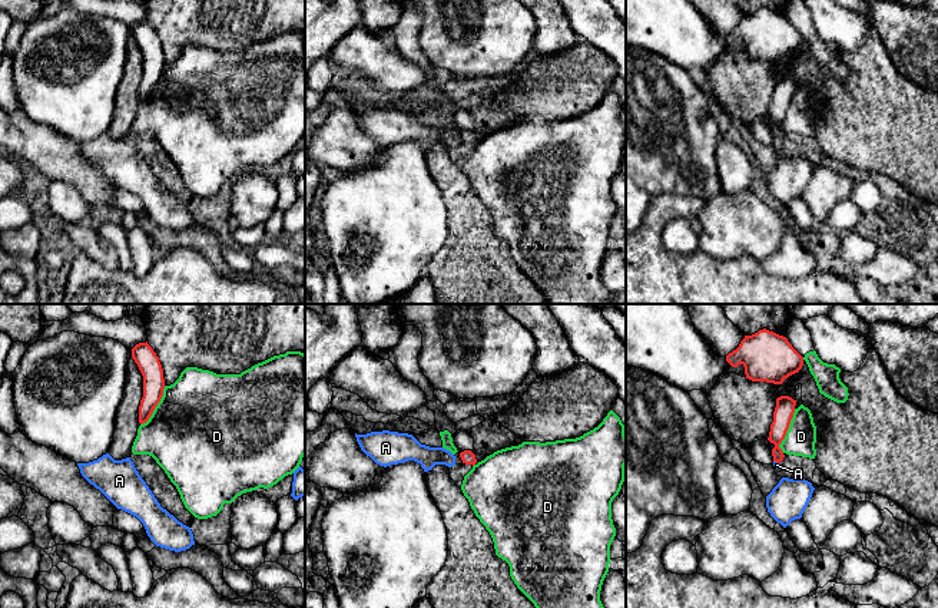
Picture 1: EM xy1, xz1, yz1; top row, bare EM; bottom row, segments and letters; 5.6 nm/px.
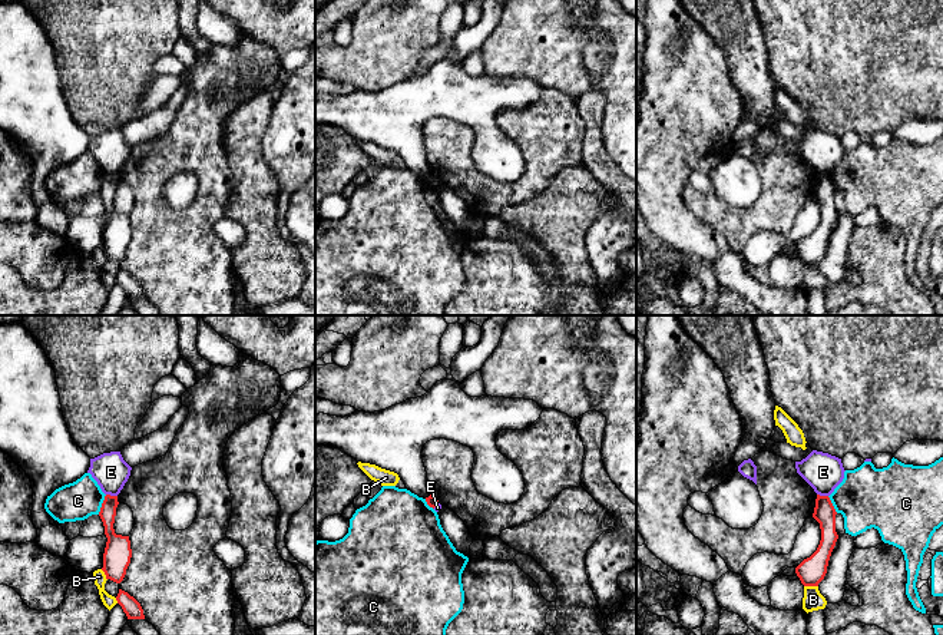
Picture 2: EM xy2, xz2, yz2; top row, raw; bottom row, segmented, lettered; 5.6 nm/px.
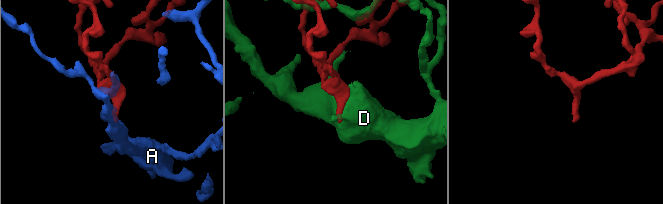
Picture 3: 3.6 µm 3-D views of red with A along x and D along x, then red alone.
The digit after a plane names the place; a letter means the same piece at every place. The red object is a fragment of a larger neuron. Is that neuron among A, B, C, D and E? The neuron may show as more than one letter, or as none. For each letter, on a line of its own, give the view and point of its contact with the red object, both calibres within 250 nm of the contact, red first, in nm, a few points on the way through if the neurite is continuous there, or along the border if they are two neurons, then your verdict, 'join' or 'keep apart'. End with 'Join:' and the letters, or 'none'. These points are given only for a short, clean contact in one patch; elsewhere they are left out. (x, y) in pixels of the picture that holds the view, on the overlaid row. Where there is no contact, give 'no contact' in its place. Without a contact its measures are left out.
A: contact yz1 (776, 462); calibres 100 and 30 nm; way yz1 (779, 426), (776, 435), (776, 462), (776, 465); join
B: contact yz2 (811, 585); calibres 160 and 110 nm; border yz2 (804, 585), (817, 586); keep apart
C: contact xy2 (102, 505); calibres 140 and 220 nm; border xy2 (106, 495), (98, 513); keep apart
D: contact yz1 (786, 430); calibres 110 and 170 nm; keep apart
E: contact xy2 (112, 496); calibres 90 and 200 nm; border xy2 (106, 493), (116, 496); keep apart
Join: A

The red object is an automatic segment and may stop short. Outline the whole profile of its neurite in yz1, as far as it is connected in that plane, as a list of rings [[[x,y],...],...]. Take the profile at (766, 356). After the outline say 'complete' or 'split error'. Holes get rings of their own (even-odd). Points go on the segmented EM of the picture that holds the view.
[[[766,328],[745,336],[739,347],[726,356],[726,361],[732,367],[742,364],[746,379],[752,381],[773,384],[782,384],[803,366],[803,357],[788,338]]]; complete

